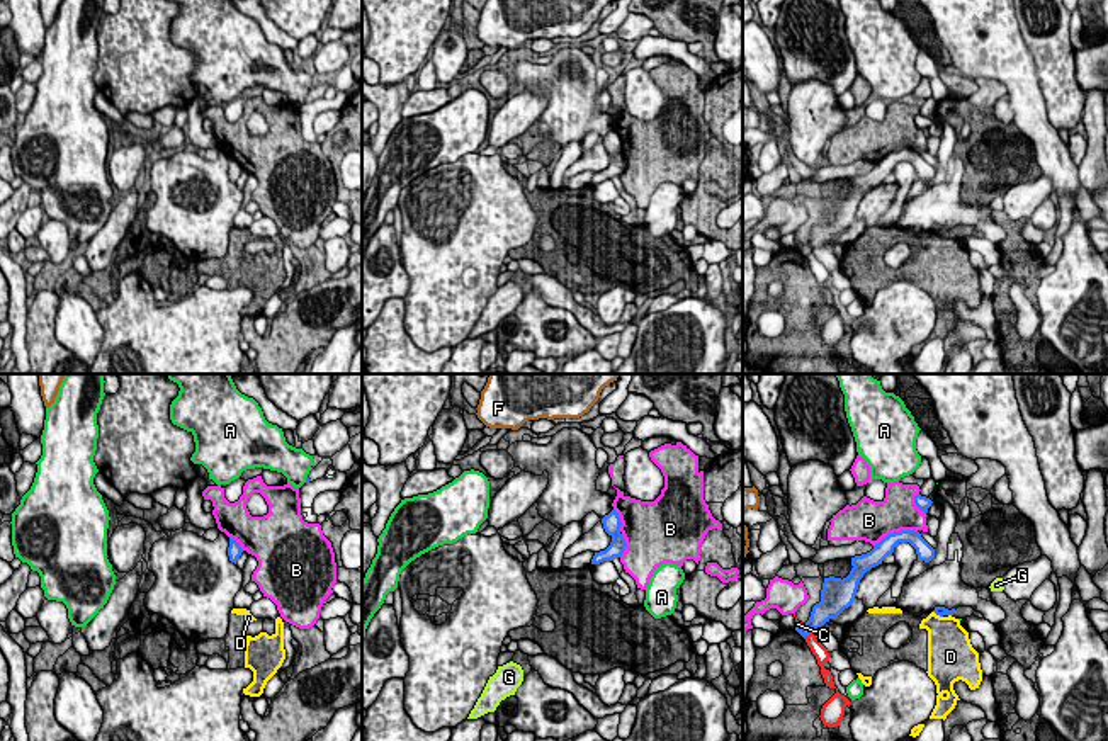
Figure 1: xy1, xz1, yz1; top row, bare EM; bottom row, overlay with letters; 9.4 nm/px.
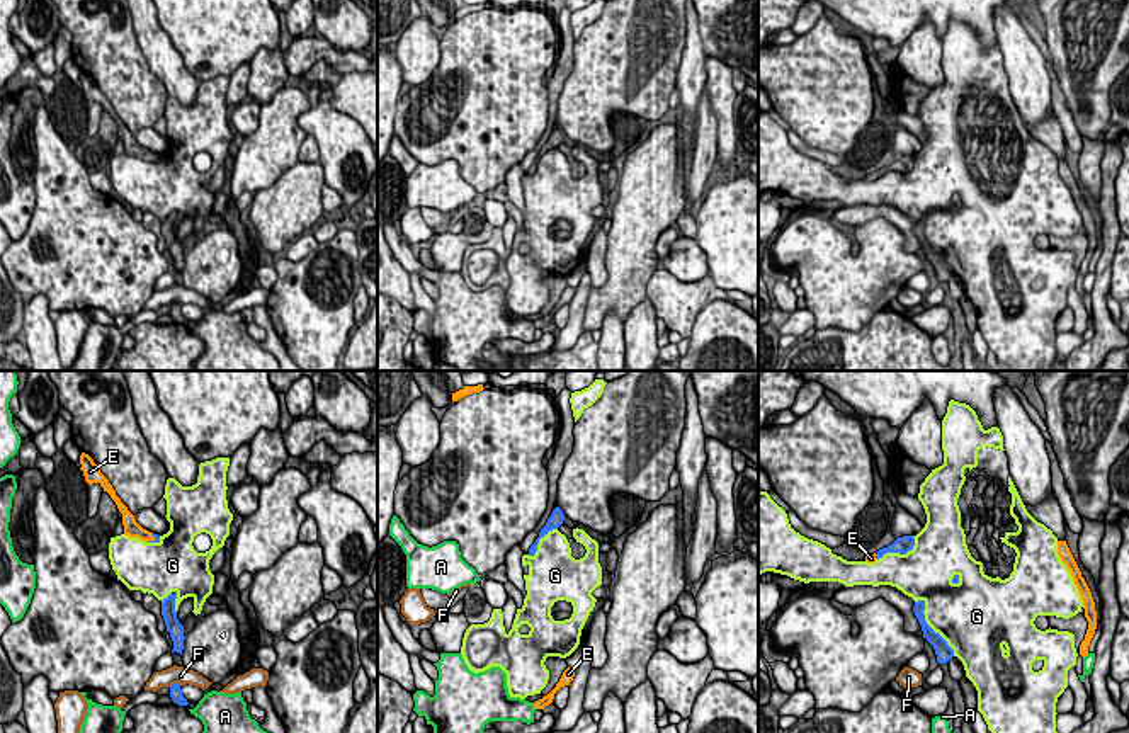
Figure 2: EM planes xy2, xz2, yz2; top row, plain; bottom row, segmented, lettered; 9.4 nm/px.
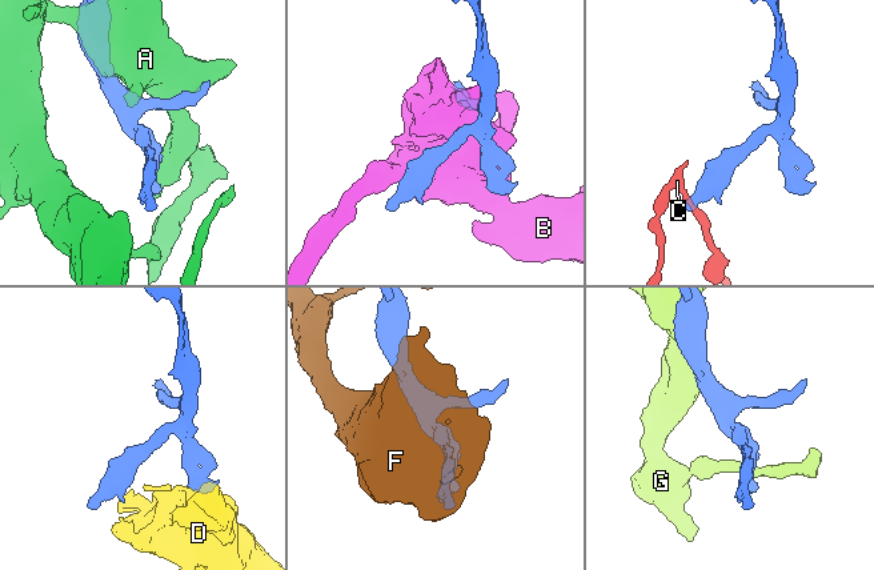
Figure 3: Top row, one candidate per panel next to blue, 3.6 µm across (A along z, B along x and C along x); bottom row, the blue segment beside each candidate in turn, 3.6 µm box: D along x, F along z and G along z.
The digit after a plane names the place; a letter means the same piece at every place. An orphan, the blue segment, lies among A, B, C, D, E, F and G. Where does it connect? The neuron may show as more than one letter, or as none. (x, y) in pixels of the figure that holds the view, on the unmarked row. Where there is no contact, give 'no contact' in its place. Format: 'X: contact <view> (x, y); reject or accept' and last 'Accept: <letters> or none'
A: contact xy1 (306, 99); reject
B: contact yz1 (894, 152); reject
C: contact yz1 (808, 254); reject
D: contact yz1 (938, 233); reject
E: contact xy2 (152, 160); accept
F: contact xy2 (174, 303); reject
G: contact yz2 (927, 244); reject
Accept: E

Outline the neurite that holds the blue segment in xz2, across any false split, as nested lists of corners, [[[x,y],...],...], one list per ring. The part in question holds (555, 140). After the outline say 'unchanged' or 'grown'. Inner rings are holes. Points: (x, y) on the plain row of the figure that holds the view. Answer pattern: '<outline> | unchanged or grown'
[[[556,126],[553,129],[551,136],[547,138],[546,145],[541,148],[539,156],[530,165],[529,175],[536,173],[539,158],[544,156],[549,150],[558,148],[563,143],[563,139],[564,139],[564,133],[563,133],[563,129],[559,126]]] | unchanged

